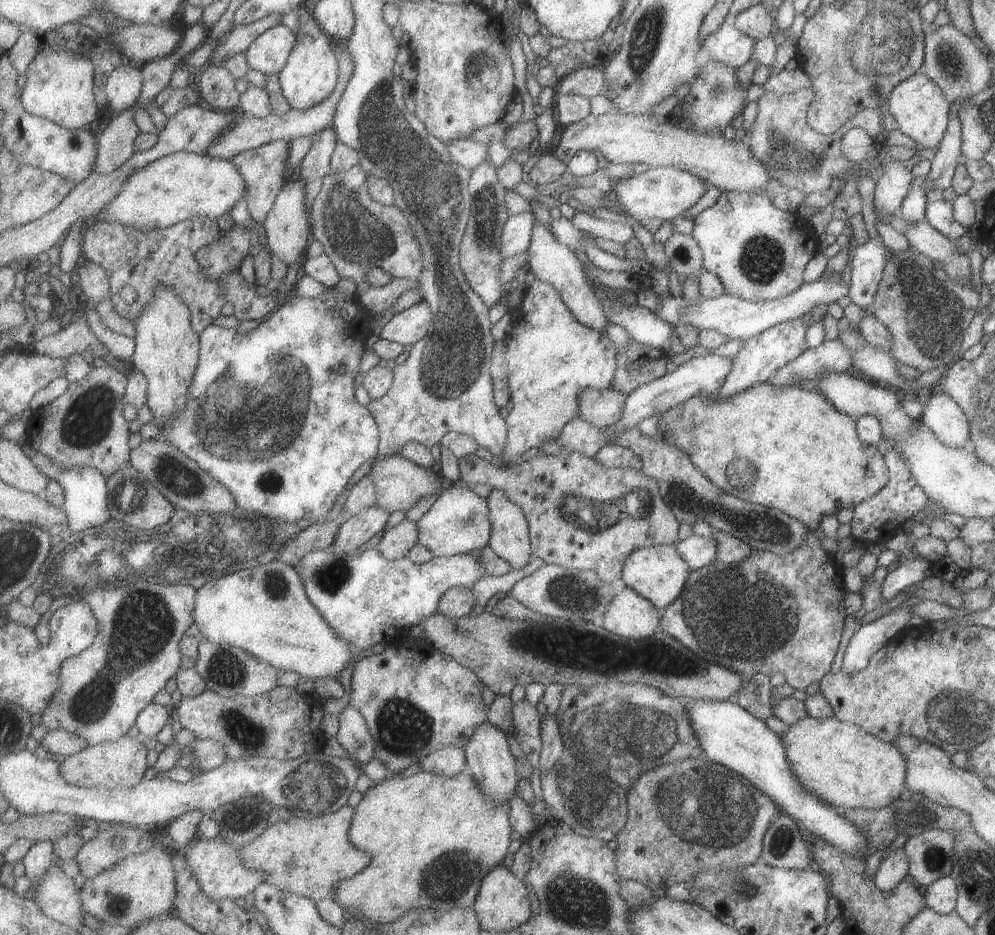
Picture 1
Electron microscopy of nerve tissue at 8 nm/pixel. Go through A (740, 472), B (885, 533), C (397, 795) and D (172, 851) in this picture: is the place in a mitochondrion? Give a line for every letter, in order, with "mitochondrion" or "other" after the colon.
A: mitochondrion
B: other
C: other
D: other

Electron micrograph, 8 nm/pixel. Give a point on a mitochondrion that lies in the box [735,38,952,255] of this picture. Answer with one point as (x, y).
(795, 162)

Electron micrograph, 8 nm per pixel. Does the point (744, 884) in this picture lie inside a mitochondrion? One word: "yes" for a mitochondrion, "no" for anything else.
yes

